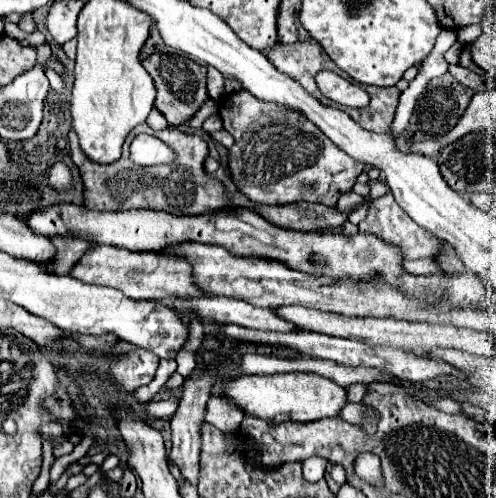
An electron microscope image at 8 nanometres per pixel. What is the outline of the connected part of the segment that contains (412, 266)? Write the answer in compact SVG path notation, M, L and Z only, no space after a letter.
M402 260L402 270L412 274L436 274L440 272L440 266L430 260Z

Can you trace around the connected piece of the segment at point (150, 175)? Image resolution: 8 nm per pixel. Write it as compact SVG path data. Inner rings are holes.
M146 122L144 124L140 124L140 126L136 126L130 134L132 136L136 136L136 134L140 134L140 132L144 132L144 134L152 134L152 136L160 136L160 140L164 140L166 144L170 144L176 152L178 152L178 158L176 158L176 162L172 164L172 166L164 166L164 168L142 168L142 166L136 166L136 164L132 164L130 162L130 158L128 158L128 148L126 148L126 142L124 142L124 148L122 148L122 156L120 156L120 160L116 160L116 162L112 162L112 164L96 164L96 162L90 162L88 160L88 156L84 156L84 152L82 152L82 148L78 148L80 144L78 144L78 140L76 140L76 134L72 132L72 128L70 128L70 132L68 132L68 142L70 142L70 156L72 156L72 162L80 168L80 174L82 174L82 178L84 178L84 198L86 198L86 206L89 209L94 210L132 210L132 208L156 208L156 210L164 210L164 212L170 212L170 214L178 214L178 216L192 216L192 214L206 214L206 212L216 212L216 210L222 210L224 206L228 206L228 202L230 202L230 198L228 198L228 192L226 192L226 188L224 188L224 184L218 180L218 178L214 178L214 176L210 176L206 170L204 170L204 160L208 158L208 144L200 138L200 136L196 136L196 134L186 134L186 132L182 132L180 128L176 128L176 126L168 126L168 128L164 128L164 130L160 130L160 132L156 132L156 130L152 130Z

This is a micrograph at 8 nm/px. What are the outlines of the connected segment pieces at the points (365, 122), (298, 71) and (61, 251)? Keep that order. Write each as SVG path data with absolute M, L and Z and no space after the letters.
M366 86L368 94L372 96L370 106L366 108L352 108L352 118L366 130L372 132L388 132L396 106L398 106L398 96L400 90L394 88L370 88Z
M316 40L296 42L290 46L284 46L278 42L276 48L264 52L264 54L272 60L272 64L280 72L286 72L288 76L292 76L294 80L304 84L304 88L308 92L320 92L316 88L316 72L320 72L320 70L332 70L345 79L349 77L320 50L320 44Z
M54 236L52 244L56 244L56 254L50 262L36 262L36 266L44 268L46 272L56 272L56 274L68 274L72 264L82 256L82 252L88 248L86 240L80 238L62 238Z

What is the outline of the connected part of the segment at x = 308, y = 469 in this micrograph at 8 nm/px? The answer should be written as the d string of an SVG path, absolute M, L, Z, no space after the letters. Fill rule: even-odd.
M308 458L308 460L302 460L302 474L308 482L316 482L316 480L322 480L324 478L324 470L326 470L326 460L324 458Z

